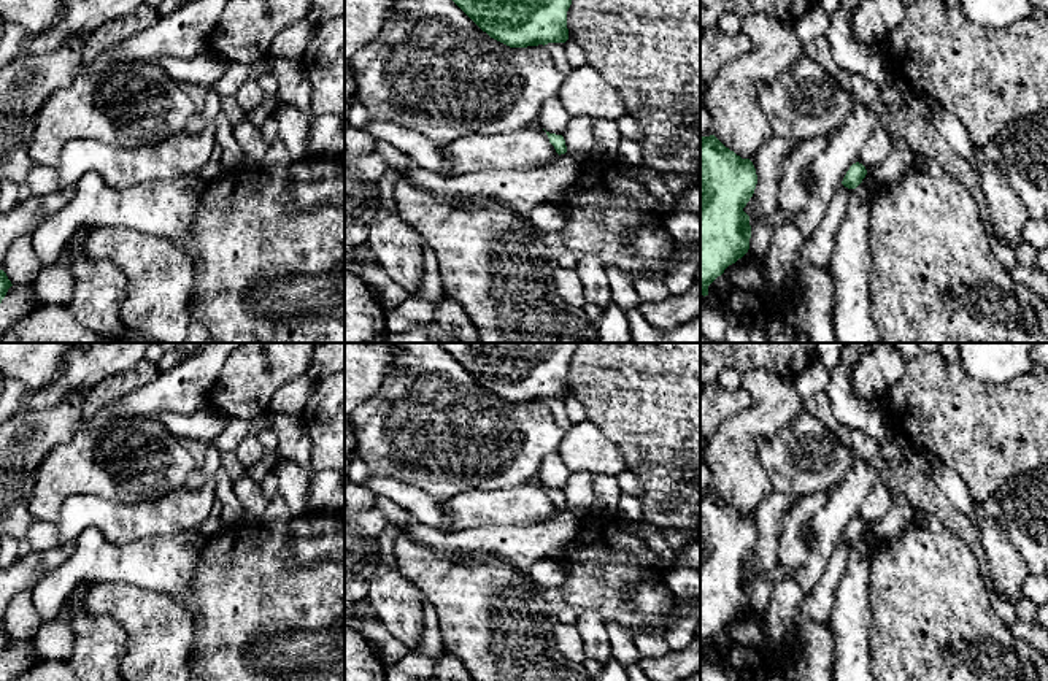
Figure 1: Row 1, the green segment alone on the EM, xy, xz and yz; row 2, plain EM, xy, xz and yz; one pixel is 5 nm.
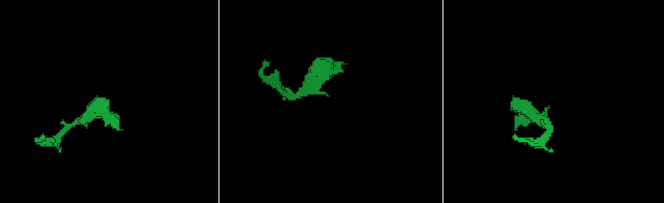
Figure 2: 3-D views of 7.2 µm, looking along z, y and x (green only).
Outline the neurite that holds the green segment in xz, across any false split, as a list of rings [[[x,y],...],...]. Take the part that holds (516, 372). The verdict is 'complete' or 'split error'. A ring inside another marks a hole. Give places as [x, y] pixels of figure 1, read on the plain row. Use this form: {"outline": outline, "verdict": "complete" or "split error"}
{"outline": [[[441,343],[491,394],[527,403],[568,395],[567,367],[576,343]]], "verdict": "complete"}

